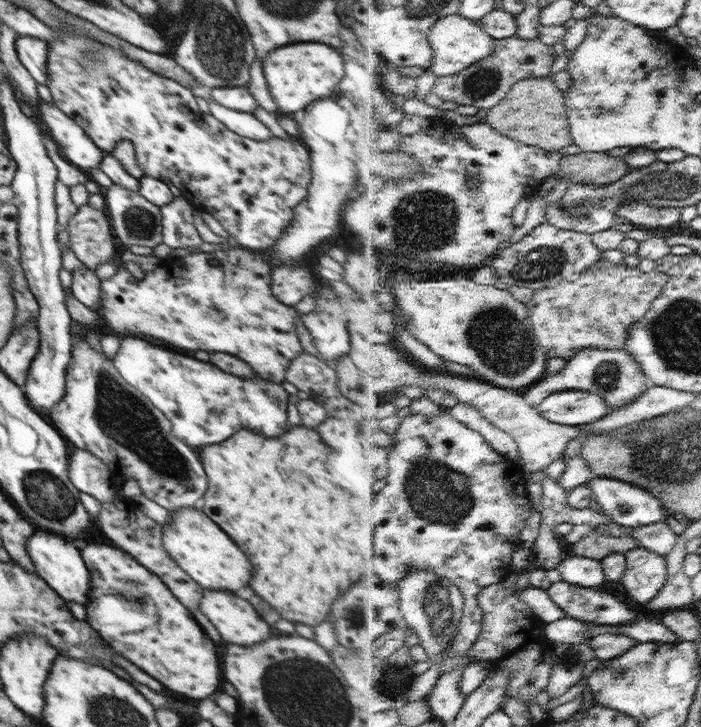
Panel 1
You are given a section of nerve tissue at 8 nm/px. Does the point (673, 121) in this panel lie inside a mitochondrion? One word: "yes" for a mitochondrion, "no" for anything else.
no

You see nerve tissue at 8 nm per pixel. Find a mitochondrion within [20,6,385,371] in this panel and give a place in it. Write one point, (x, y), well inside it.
(92, 60)

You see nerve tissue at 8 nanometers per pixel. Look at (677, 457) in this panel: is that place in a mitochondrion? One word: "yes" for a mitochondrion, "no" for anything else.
yes

